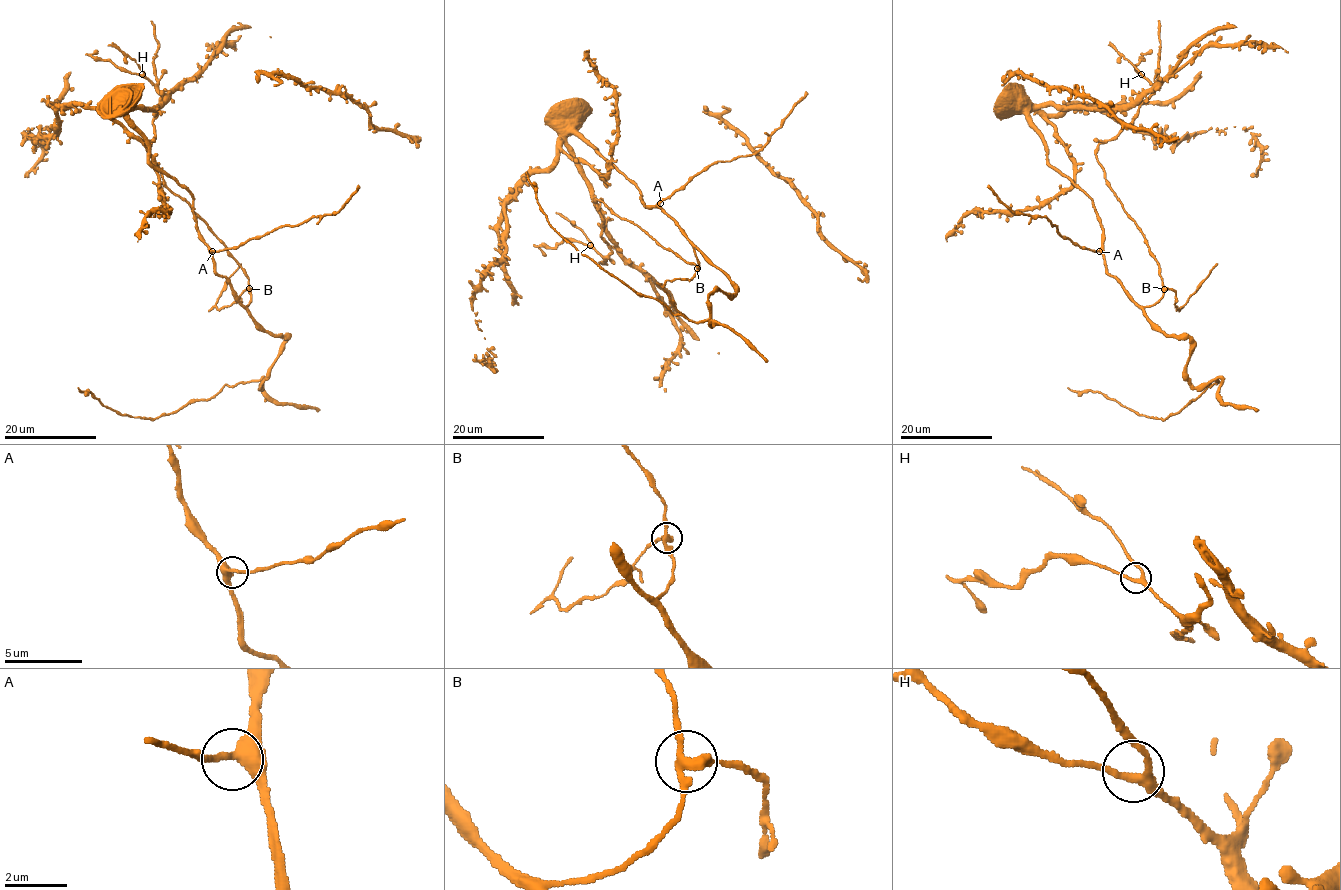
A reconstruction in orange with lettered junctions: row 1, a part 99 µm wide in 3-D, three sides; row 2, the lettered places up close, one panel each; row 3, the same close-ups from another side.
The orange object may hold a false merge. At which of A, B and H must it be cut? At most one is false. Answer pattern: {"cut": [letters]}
{"cut": ["B"]}

